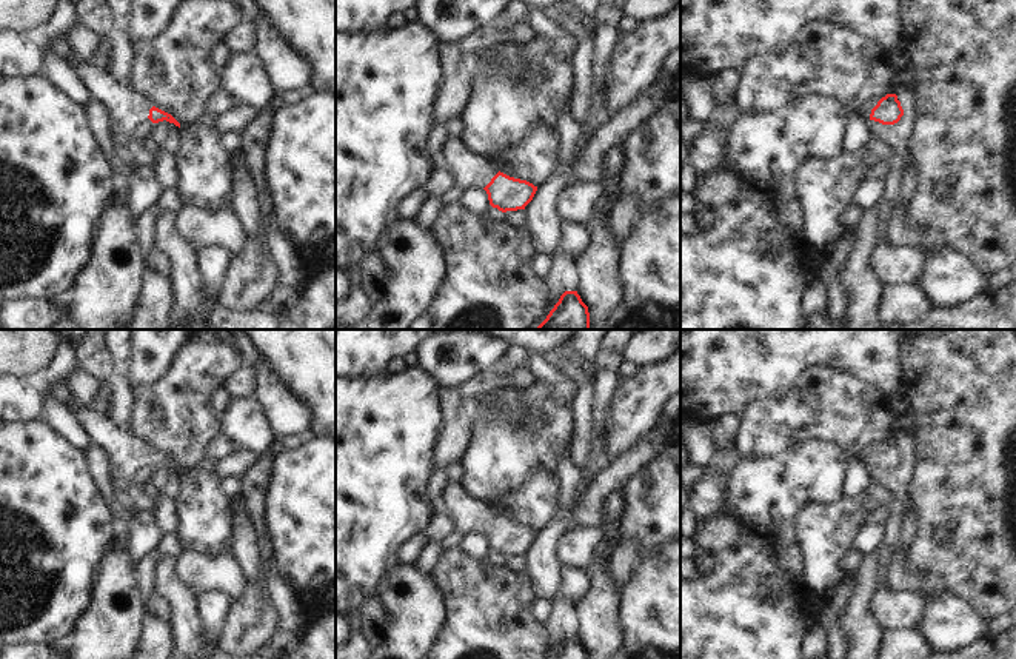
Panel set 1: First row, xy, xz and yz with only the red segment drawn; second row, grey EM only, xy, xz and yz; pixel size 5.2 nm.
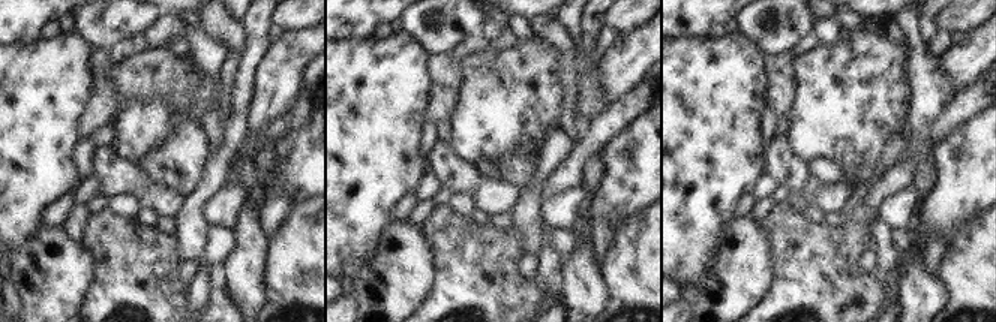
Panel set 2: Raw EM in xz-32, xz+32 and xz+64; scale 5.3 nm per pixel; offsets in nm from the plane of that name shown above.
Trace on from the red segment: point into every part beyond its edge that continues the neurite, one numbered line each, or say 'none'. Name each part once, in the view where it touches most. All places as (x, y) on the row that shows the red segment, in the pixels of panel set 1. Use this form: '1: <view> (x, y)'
1: yz (865, 110)

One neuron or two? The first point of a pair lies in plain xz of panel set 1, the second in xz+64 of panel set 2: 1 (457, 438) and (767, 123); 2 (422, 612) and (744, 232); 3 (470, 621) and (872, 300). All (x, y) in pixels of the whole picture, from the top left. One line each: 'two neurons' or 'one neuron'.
1: two neurons
2: one neuron
3: one neuron

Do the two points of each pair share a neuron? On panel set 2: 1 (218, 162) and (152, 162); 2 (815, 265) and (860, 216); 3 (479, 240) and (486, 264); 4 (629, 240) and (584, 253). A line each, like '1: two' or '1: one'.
1: two
2: two
3: one
4: two

